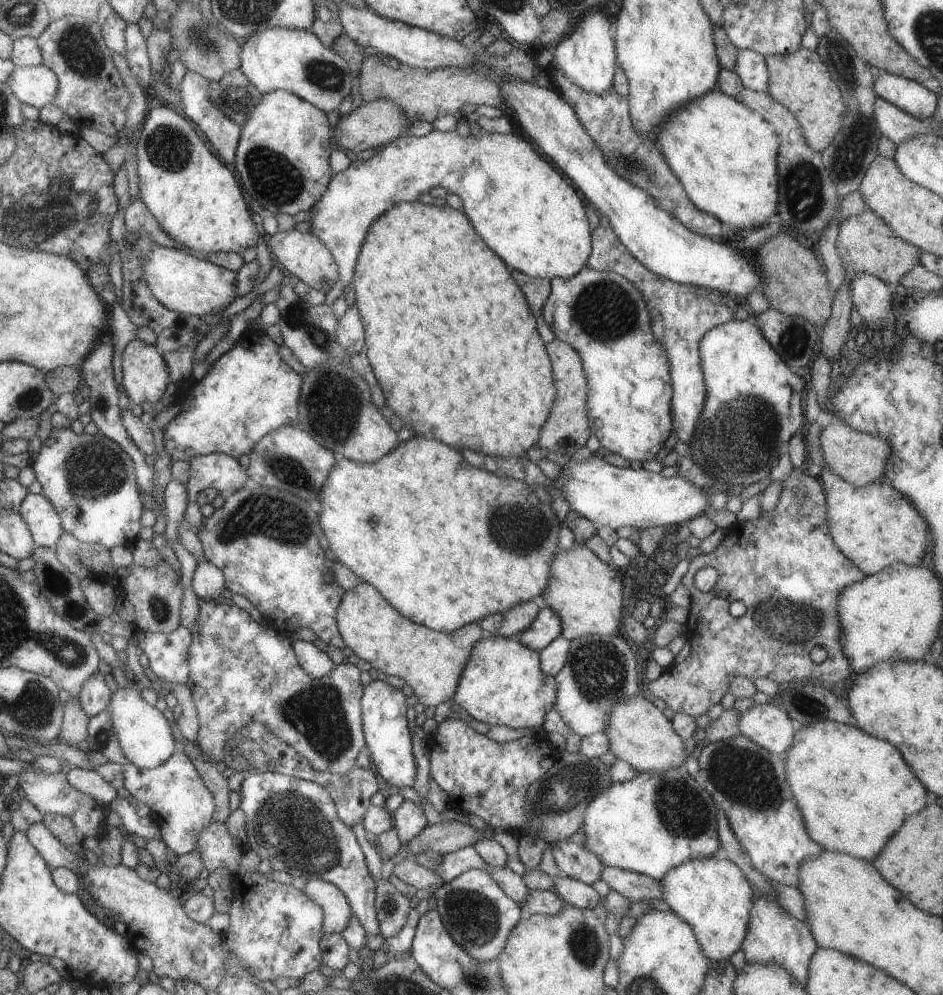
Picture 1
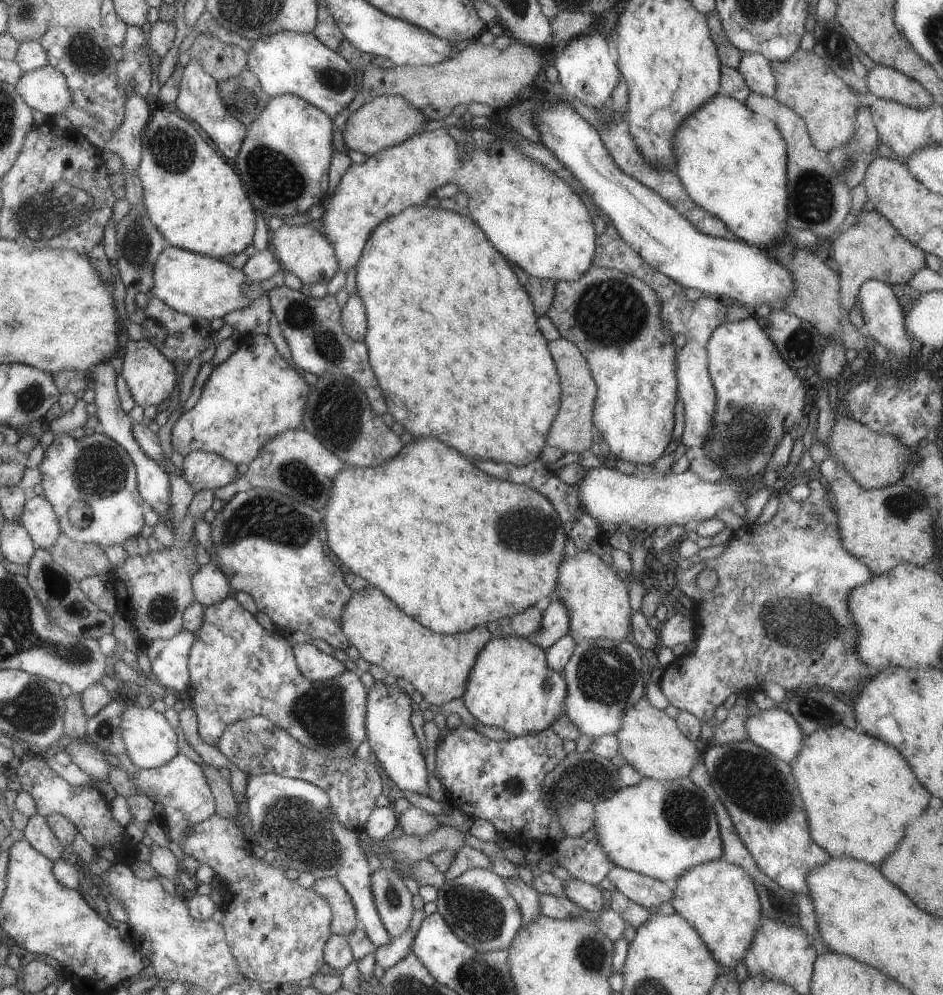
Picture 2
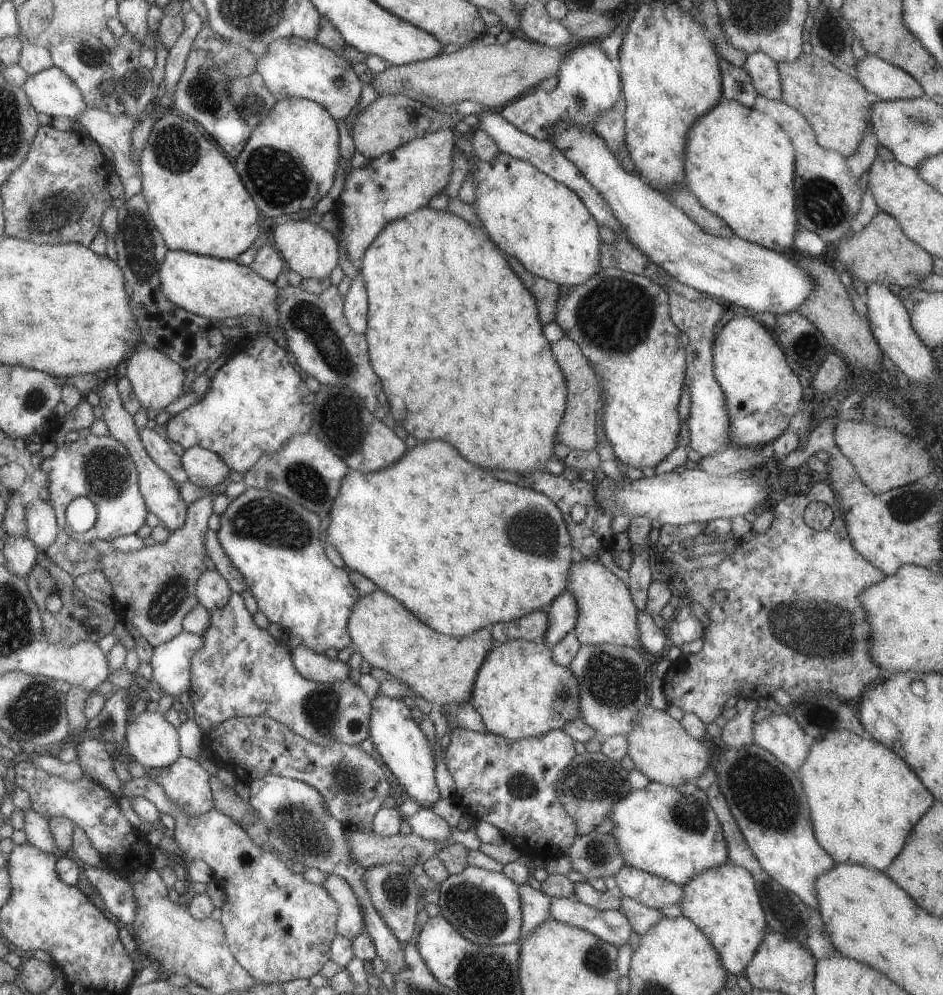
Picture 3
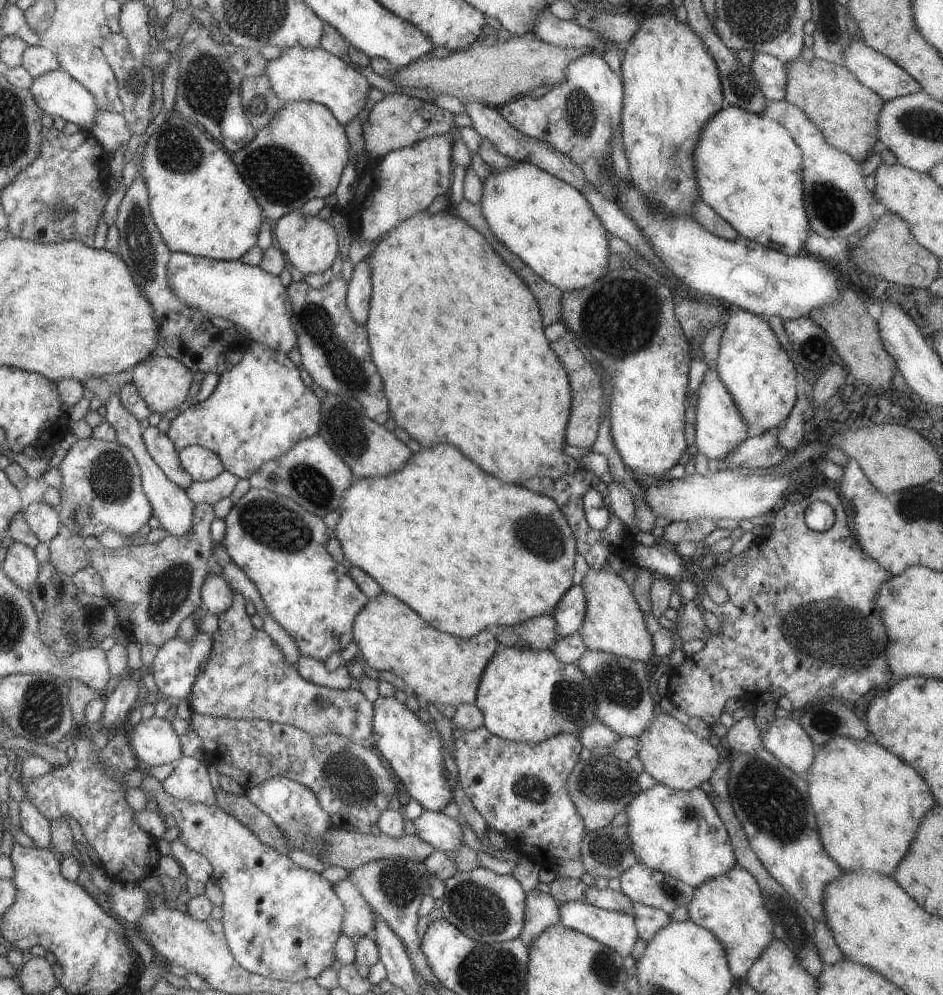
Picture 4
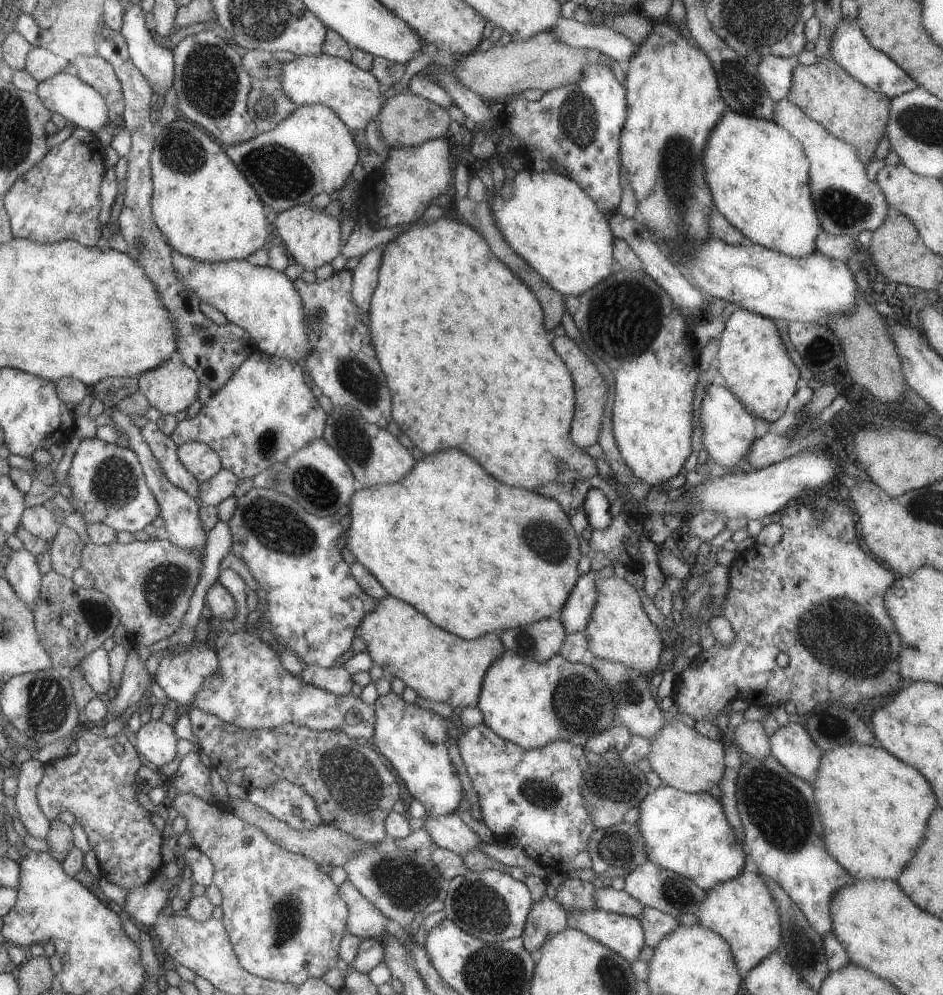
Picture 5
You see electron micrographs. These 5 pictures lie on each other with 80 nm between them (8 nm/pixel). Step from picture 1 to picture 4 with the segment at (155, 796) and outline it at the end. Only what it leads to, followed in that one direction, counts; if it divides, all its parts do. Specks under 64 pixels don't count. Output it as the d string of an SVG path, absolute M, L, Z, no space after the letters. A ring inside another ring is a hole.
M182 755L177 766L160 783L167 794L180 801L201 803L205 806L216 803L206 765L197 759Z

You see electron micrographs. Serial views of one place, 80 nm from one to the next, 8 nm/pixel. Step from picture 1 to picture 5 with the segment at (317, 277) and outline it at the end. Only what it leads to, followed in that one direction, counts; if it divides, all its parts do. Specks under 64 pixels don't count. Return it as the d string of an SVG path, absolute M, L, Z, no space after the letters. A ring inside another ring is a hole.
M307 205L290 207L276 214L273 225L273 236L282 244L292 263L302 266L302 270L314 272L317 267L331 262L340 254L341 236L339 235L338 218L327 215L323 209L317 210Z

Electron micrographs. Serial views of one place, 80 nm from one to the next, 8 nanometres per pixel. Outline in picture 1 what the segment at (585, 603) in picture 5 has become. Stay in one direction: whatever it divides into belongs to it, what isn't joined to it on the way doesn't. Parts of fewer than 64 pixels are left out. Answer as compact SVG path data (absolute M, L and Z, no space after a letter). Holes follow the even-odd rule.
M543 608L537 612L529 628L525 628L521 634L518 634L517 640L525 644L527 648L539 650L545 648L549 642L553 641L561 634L561 620L553 608Z

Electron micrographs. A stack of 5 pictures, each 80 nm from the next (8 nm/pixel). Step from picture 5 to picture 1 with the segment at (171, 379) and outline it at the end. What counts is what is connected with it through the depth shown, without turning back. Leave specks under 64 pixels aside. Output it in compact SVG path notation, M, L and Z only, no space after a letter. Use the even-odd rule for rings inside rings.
M129 340L122 352L121 385L131 405L144 402L152 407L163 396L170 382L167 364L153 344Z

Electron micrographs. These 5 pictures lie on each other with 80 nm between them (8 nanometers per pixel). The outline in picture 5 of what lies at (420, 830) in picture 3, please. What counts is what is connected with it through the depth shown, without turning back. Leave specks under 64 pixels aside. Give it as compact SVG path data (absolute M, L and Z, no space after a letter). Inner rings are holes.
M454 813L439 815L438 817L422 818L421 828L425 829L431 842L440 849L454 852L463 856L471 849L477 849L476 844L480 841L477 835L469 829Z

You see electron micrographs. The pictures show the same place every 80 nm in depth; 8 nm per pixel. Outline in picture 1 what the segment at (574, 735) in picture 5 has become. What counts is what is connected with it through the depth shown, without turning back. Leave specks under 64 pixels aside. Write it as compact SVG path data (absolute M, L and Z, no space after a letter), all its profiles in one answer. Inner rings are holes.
M487 636L473 644L451 701L472 719L490 726L539 730L544 712L552 708L555 692L553 676L541 672L538 650L527 648L517 637Z

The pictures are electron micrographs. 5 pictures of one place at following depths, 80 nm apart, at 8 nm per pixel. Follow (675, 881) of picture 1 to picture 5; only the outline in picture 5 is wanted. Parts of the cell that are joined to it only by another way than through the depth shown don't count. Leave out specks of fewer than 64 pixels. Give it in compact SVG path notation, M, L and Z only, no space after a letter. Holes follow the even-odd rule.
M744 869L732 879L708 888L693 915L700 927L712 930L728 944L742 977L782 942L776 904L762 878L753 870Z

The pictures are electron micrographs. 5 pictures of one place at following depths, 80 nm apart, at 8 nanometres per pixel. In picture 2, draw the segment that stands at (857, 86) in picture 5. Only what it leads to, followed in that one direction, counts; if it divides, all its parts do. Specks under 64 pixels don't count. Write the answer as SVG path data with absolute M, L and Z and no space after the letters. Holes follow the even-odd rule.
M798 49L789 60L771 61L769 66L775 78L774 100L791 108L805 122L811 144L822 152L847 144L855 130L859 96L847 84L843 84L843 80L835 76L833 70L812 50Z

